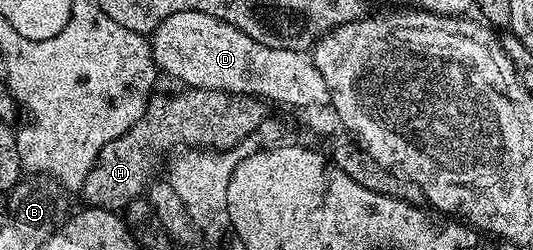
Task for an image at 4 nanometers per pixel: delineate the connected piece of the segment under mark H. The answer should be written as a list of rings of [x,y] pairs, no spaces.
[[[184,87],[179,91],[177,97],[157,92],[148,101],[142,120],[102,147],[96,166],[84,180],[82,196],[85,206],[122,211],[136,197],[145,196],[154,180],[152,172],[156,165],[163,166],[171,151],[191,147],[195,141],[204,141],[204,117],[196,117],[196,89]]]

